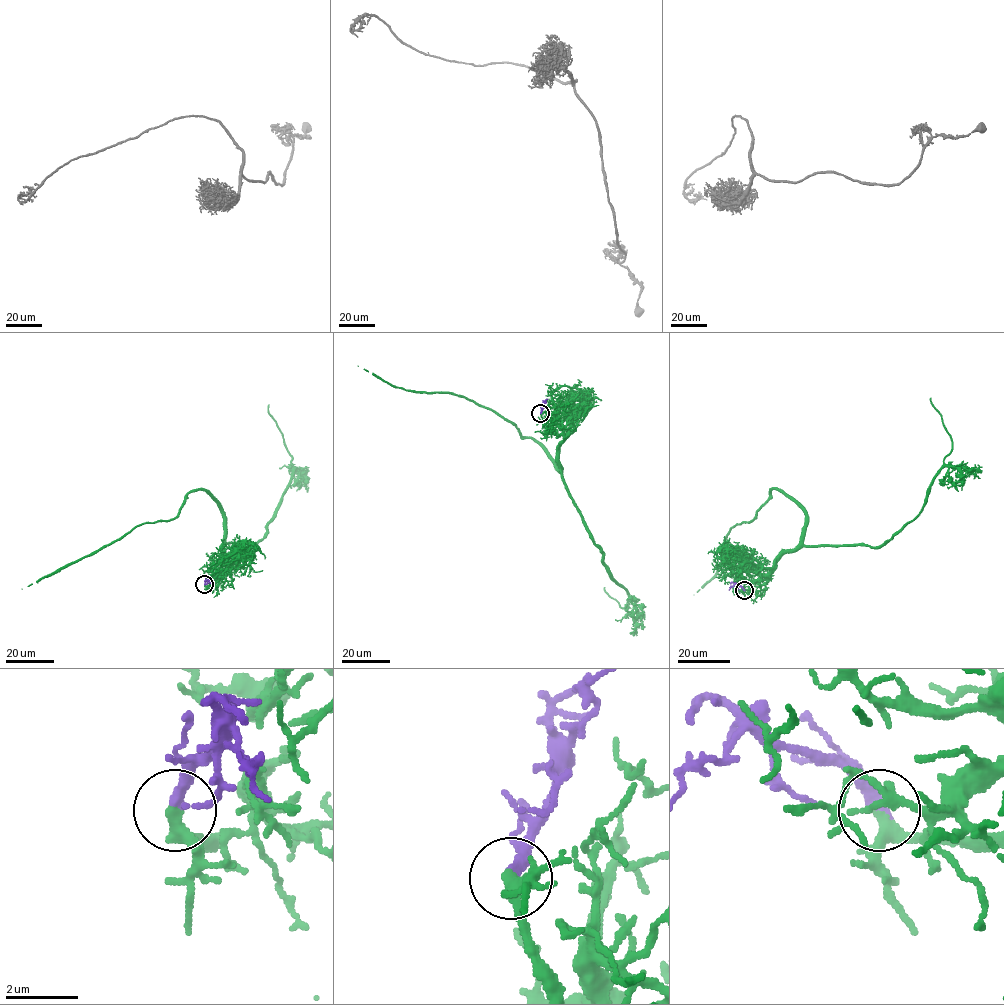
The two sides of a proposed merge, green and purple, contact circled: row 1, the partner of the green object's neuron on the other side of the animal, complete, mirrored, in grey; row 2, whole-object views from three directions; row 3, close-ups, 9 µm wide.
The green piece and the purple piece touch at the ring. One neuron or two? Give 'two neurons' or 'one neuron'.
one neuron

